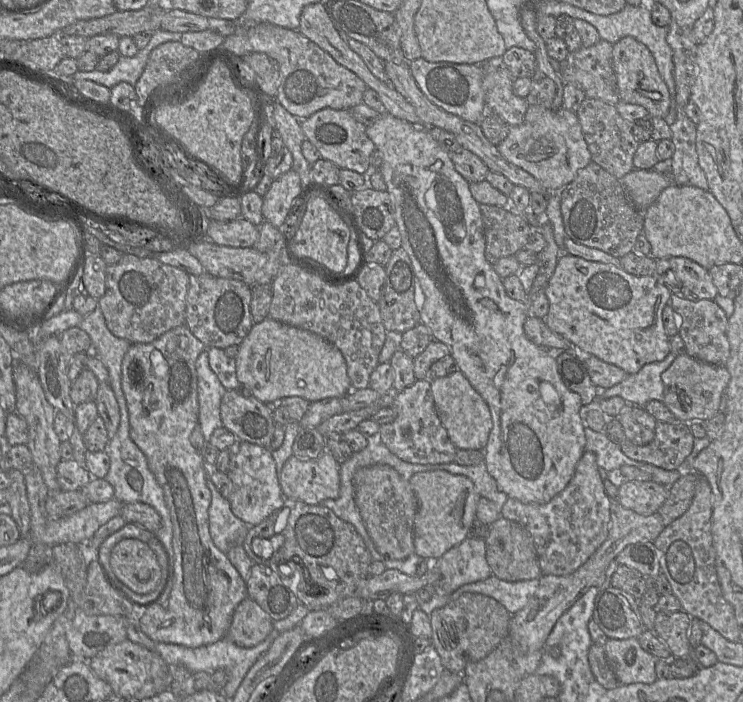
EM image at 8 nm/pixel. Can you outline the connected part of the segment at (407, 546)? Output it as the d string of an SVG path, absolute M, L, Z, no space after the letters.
M376 464L359 469L353 478L353 486L356 506L377 551L385 558L394 560L414 554L417 499L409 481L391 466Z

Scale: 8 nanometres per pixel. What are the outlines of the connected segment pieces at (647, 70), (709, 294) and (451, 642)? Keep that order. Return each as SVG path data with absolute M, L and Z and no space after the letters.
M627 36L613 44L612 65L620 100L643 106L649 117L664 118L671 104L671 96L649 49L633 37Z
M688 258L657 259L655 274L663 278L673 294L681 297L713 300L718 295L709 271Z
M464 593L430 615L432 646L438 652L445 671L462 673L465 667L492 652L509 635L512 615L495 599L478 593Z

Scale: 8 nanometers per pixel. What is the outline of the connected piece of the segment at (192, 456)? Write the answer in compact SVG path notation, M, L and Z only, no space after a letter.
M181 325L170 329L157 339L150 343L132 343L121 363L121 388L125 397L126 407L128 411L130 437L134 443L145 454L150 471L155 476L156 481L161 486L164 494L164 501L170 513L173 529L173 550L174 550L174 579L173 587L167 602L152 605L144 610L136 611L138 614L139 626L148 637L154 642L167 642L178 645L183 645L189 648L209 645L224 638L229 630L233 613L241 601L248 597L246 582L240 576L239 572L232 565L227 555L220 551L210 535L209 531L209 515L208 509L211 502L211 492L206 484L206 470L204 468L204 458L201 450L198 450L190 441L190 435L193 429L198 424L198 393L197 393L197 373L195 363L198 356L206 350L207 347L197 339L189 330L187 325Z

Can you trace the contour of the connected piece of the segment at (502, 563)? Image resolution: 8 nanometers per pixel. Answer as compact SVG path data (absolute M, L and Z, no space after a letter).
M500 517L489 525L485 545L487 563L492 570L492 575L497 578L515 582L539 579L542 575L533 539L520 524Z

